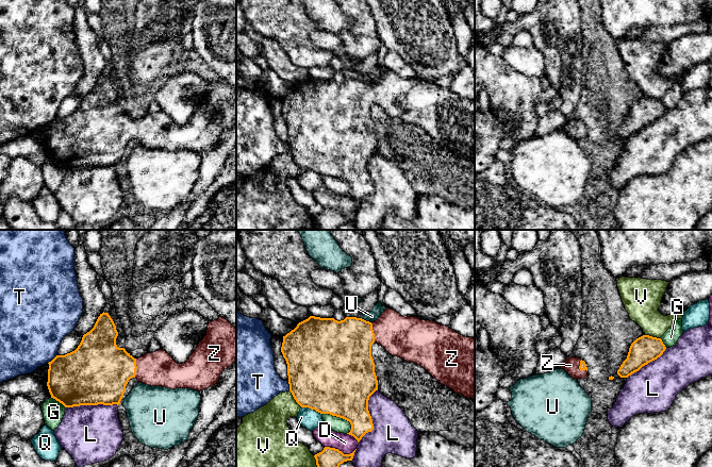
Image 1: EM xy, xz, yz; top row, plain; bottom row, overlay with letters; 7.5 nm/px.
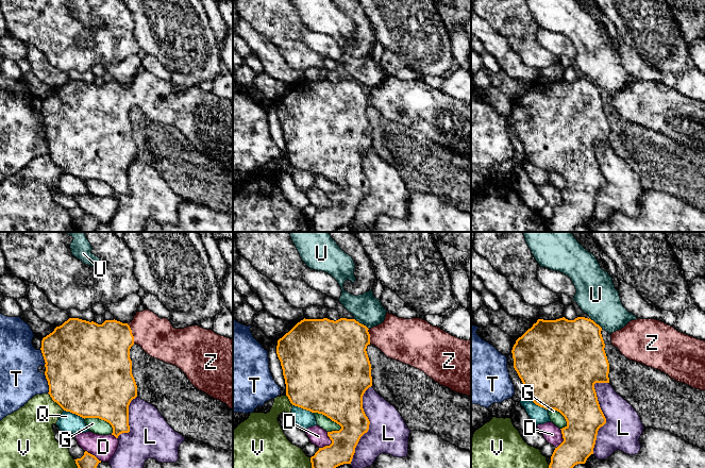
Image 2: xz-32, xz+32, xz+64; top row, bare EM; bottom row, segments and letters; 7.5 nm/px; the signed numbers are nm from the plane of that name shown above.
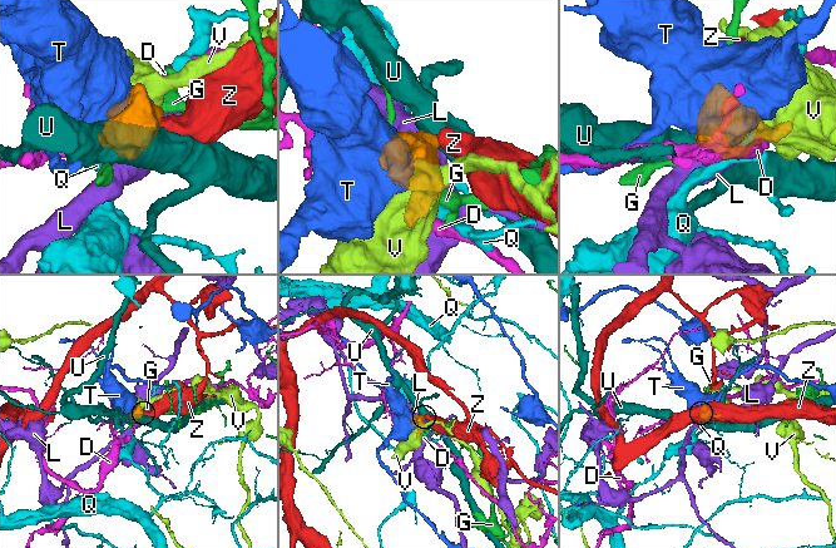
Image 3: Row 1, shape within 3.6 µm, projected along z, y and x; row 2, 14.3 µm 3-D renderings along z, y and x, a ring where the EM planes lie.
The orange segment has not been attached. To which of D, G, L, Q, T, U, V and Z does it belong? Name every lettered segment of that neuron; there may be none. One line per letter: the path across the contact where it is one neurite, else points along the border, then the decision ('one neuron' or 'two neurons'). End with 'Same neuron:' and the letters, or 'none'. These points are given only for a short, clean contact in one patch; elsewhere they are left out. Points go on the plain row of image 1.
D: along xz (325, 207), (337, 210), (344, 215), (351, 215), (356, 211) | two neurons
G: two neurons
L: two neurons
Q: two neurons
T: two neurons
U: along xz (361, 79), (370, 84) | two neurons
V: two neurons
Z: across xz (344, 110), (357, 97), (373, 94), (394, 94), (404, 99) | one neuron
Same neuron: Z

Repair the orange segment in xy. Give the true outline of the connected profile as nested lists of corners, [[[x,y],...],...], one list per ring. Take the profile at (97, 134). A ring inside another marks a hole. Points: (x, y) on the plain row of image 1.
[[[103,73],[98,79],[94,89],[83,97],[80,106],[74,113],[65,117],[56,117],[48,124],[47,148],[51,160],[62,165],[65,169],[98,166],[119,167],[126,153],[126,148],[132,139],[136,139],[138,144],[149,148],[162,148],[171,151],[191,150],[200,153],[218,145],[222,133],[231,128],[236,120],[236,90],[222,79],[214,83],[209,83],[206,97],[199,103],[198,109],[183,126],[178,126],[162,111],[134,120],[125,110],[119,110],[116,106],[117,98],[118,94],[113,81],[109,74]]]

